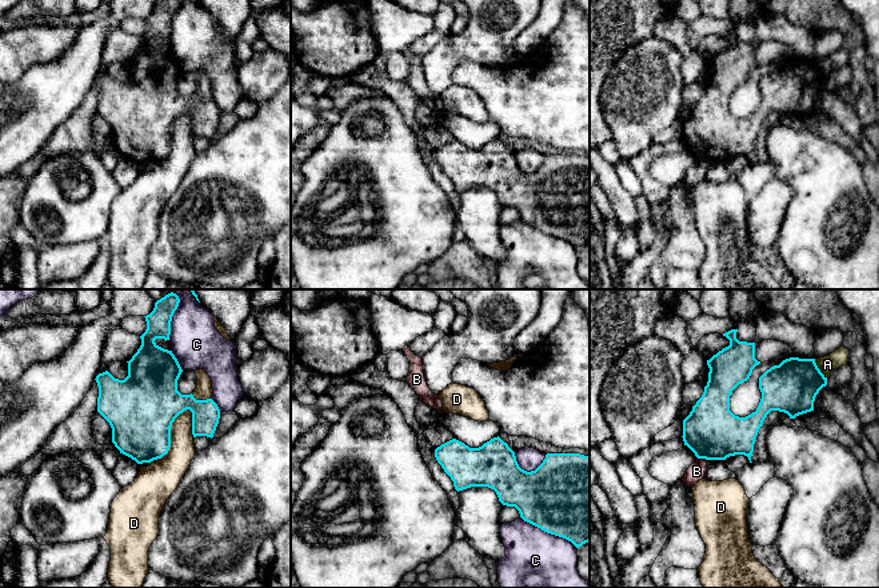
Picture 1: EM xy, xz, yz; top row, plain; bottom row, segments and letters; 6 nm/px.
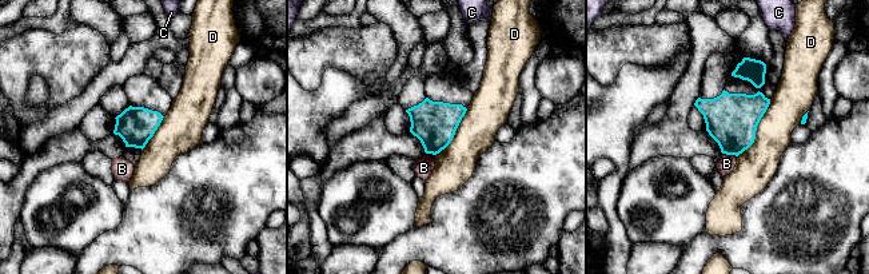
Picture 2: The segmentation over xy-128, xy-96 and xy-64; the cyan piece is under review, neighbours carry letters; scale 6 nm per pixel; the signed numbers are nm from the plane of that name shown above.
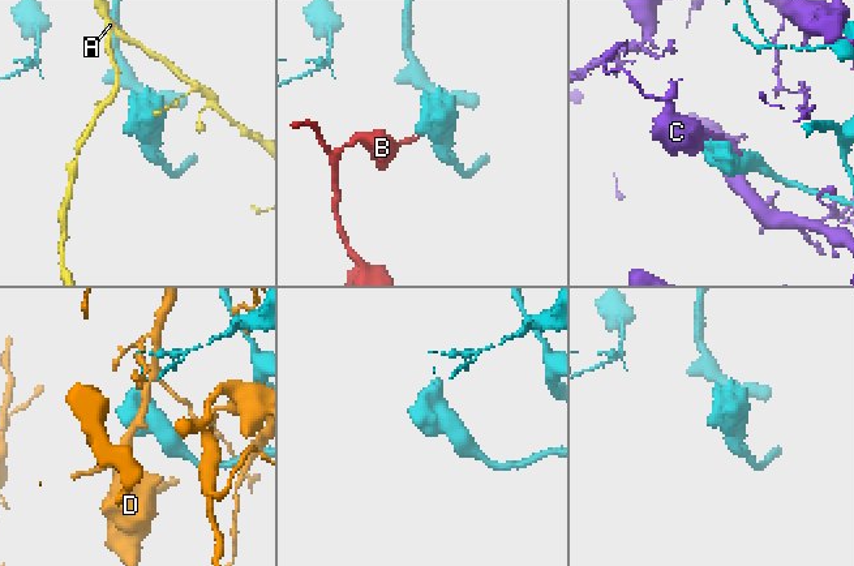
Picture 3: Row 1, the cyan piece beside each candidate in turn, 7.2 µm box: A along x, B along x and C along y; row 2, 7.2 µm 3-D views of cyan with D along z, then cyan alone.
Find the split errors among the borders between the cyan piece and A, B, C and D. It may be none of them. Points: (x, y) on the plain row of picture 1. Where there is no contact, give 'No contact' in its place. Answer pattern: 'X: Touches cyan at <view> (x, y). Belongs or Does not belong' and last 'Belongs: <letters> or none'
A: Touches cyan at yz (818, 70). Does not belong
B: Touches cyan at yz (702, 159). Does not belong
C: Touches cyan at xz (548, 234). Does not belong
D: Touches cyan at xy (170, 136). Does not belong
Belongs: none

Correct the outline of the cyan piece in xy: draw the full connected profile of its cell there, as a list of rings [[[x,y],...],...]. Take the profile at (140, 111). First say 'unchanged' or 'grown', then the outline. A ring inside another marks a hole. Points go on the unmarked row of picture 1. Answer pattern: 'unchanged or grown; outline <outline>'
unchanged; outline [[[160,0],[153,12],[144,17],[147,31],[140,37],[141,47],[128,64],[128,77],[115,80],[108,72],[96,77],[99,88],[97,113],[112,129],[112,144],[120,155],[137,165],[151,164],[168,155],[171,128],[175,120],[189,111],[192,113],[192,136],[213,139],[220,120],[220,111],[212,100],[196,101],[193,96],[181,96],[177,81],[183,73],[172,52],[159,48],[155,41],[169,41],[171,23],[180,0]]]

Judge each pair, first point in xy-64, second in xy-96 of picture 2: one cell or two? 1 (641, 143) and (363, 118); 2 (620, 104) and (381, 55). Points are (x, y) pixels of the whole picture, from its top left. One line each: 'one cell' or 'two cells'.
1: two cells
2: two cells

